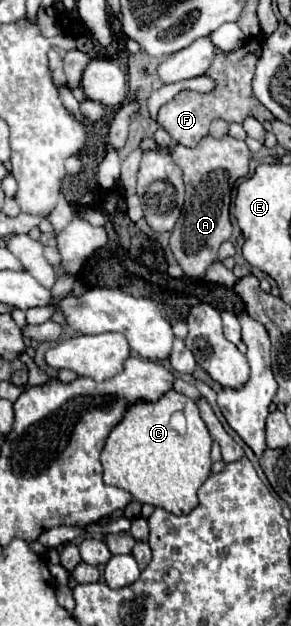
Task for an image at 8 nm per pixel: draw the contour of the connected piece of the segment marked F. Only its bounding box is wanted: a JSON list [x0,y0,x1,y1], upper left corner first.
[158,38,274,148]

